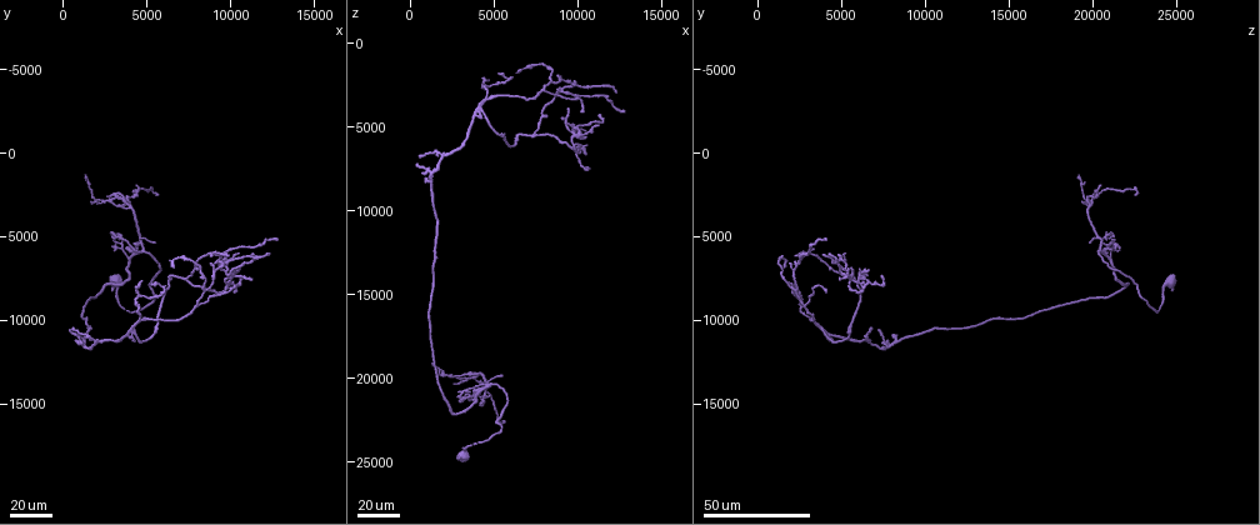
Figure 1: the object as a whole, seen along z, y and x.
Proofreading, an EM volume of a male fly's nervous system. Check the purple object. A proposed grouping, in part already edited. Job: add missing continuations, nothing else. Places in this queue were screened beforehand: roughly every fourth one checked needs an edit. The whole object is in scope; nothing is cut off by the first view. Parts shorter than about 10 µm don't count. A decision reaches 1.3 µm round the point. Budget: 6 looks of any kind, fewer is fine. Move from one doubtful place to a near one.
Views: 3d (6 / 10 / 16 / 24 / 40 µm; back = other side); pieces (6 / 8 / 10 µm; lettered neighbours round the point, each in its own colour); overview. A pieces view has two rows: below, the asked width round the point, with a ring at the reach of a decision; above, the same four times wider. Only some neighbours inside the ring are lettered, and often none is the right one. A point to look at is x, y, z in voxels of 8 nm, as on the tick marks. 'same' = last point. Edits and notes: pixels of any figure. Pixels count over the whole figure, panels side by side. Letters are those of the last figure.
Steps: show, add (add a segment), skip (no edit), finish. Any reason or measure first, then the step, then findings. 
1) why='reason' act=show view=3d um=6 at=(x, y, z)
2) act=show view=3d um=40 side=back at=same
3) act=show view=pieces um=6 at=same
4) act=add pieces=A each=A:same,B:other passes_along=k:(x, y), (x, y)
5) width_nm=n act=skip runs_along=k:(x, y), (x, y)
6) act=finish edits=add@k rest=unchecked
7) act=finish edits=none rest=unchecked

why='end of a long branch' act=show view=3d um=24 at=(10600, 7200, 7400)

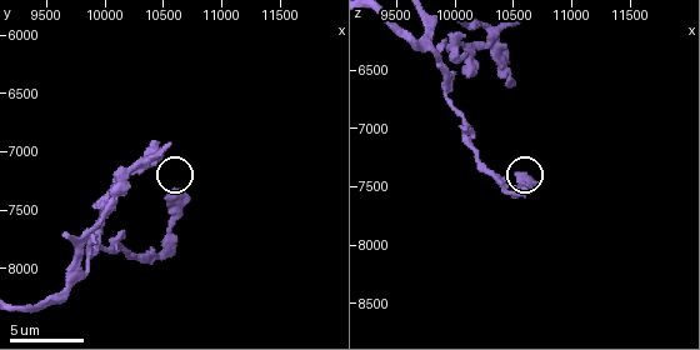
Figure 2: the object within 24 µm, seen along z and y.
why='what lies round it' act=show view=pieces um=10 at=(10600, 7340, 7420)

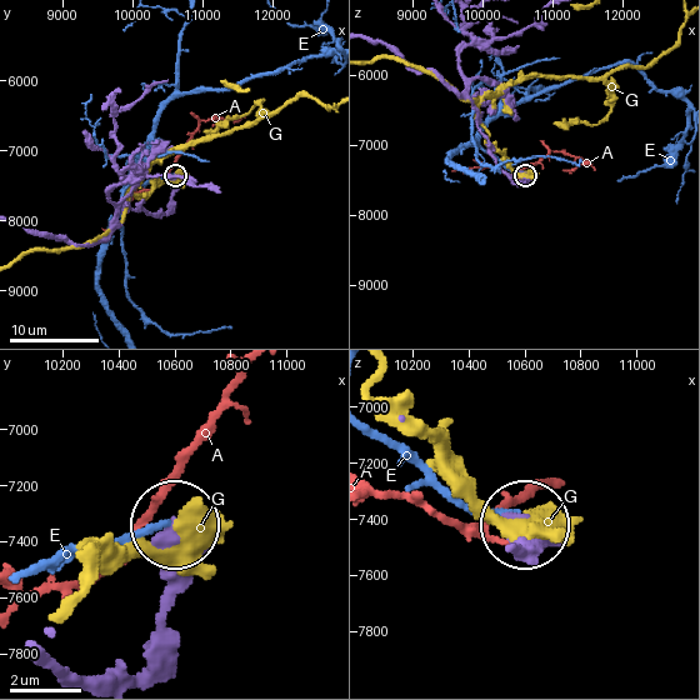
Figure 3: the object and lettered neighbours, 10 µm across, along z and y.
act=skip each=A:other,E:other,G:other found='no lettered segment goes on from it'

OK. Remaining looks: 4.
why='free end' act=show view=3d um=24 at=(8200, 7000, 4400)

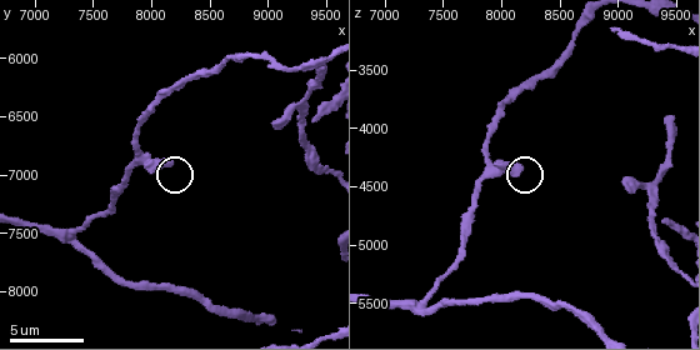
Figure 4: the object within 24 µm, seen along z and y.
act=show view=pieces um=8 at=(8160, 6880, 4320)

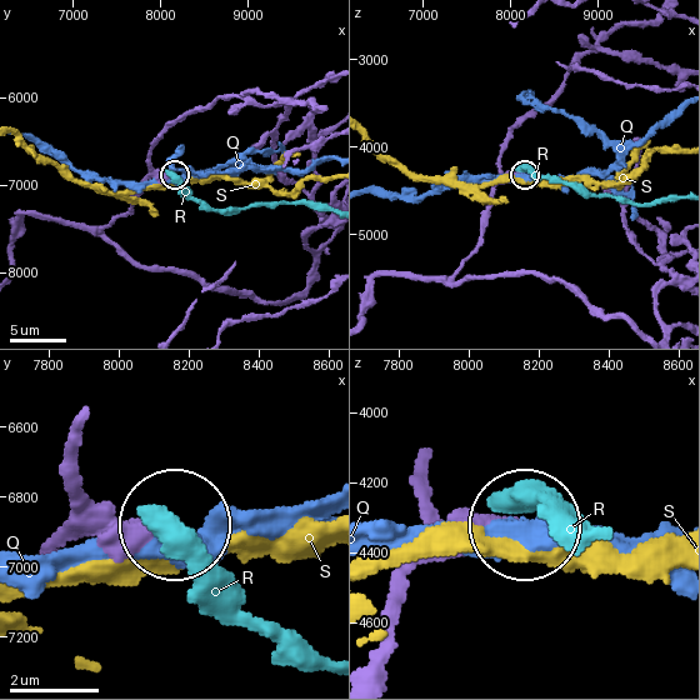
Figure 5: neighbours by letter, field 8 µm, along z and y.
act=skip each=Q:other,R:other,S:other runs_along=5:(405, 275), (451, 274), (478, 241), (494, 189), (524, 175) found='no lettered segment goes on from it'

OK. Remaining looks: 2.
why='an open end' act=show view=3d um=40 at=(2600, 2600, 20400)

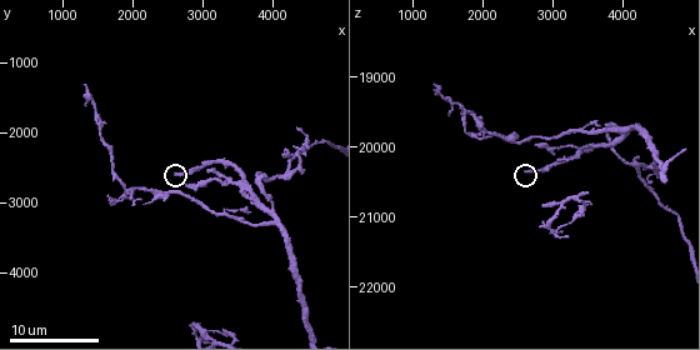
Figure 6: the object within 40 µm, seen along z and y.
act=show view=pieces um=6 at=(2650, 2600, 20400)

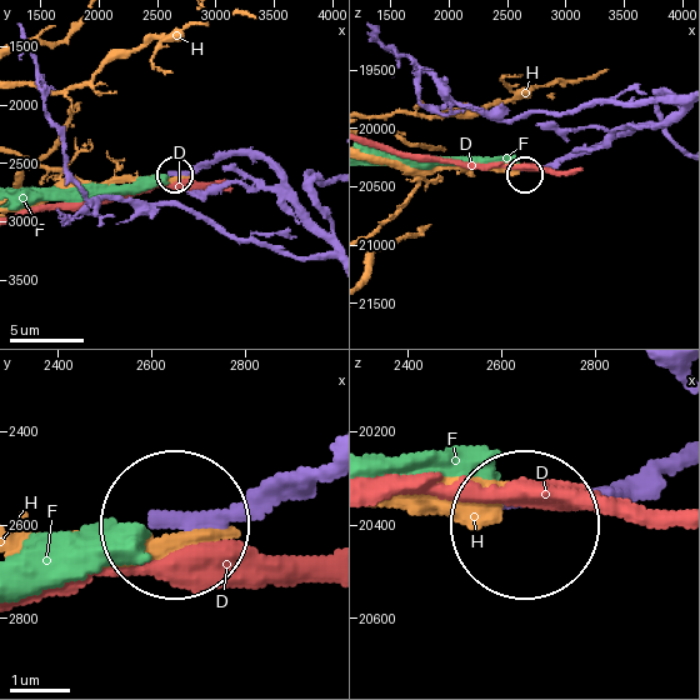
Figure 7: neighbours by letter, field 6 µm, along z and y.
width_nm=220 act=skip each=D:other,F:other,H:other runs_along=7:(325, 473), (281, 503), (181, 523) found='no lettered segment goes on from it'

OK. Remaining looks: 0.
act=finish edits=none rest=unchecked

